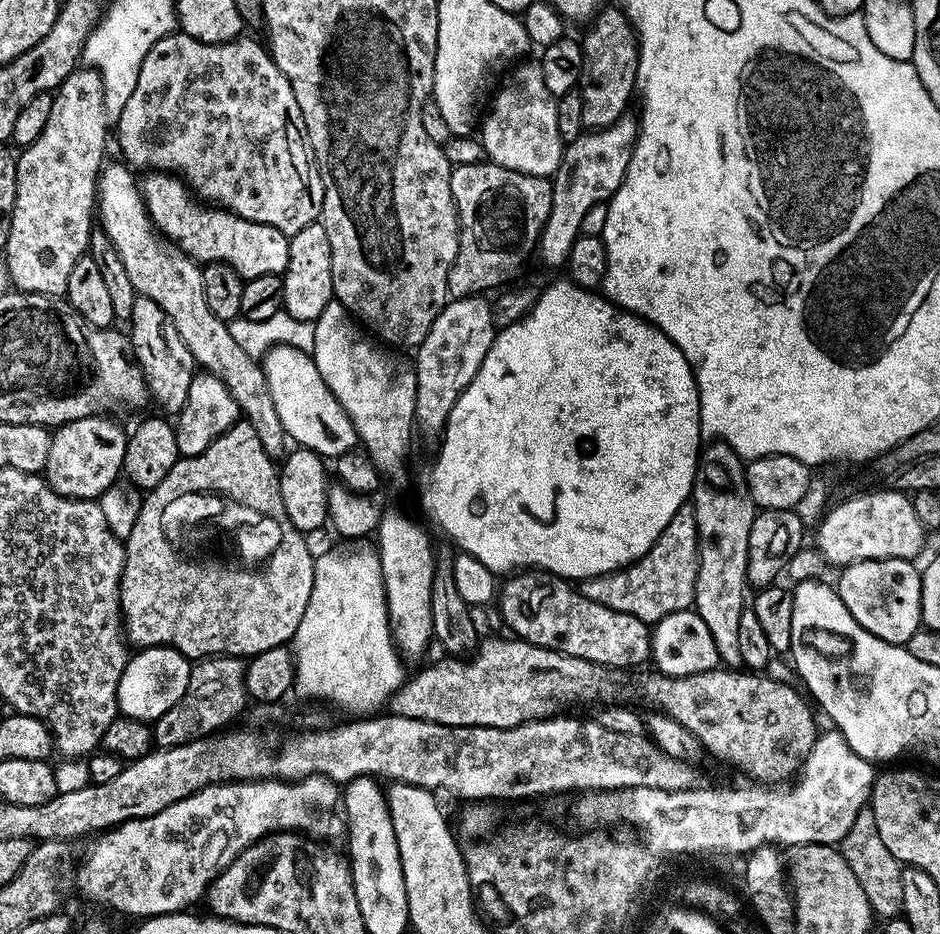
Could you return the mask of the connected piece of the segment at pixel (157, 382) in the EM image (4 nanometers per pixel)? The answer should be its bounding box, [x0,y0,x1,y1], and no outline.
[130,296,198,414]

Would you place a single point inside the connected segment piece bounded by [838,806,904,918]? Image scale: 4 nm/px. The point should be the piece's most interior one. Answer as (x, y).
(880, 875)

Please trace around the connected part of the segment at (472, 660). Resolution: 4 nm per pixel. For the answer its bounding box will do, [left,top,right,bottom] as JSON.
[386,638,612,728]

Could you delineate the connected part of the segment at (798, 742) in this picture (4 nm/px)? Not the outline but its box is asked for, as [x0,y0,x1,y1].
[640,666,818,786]

